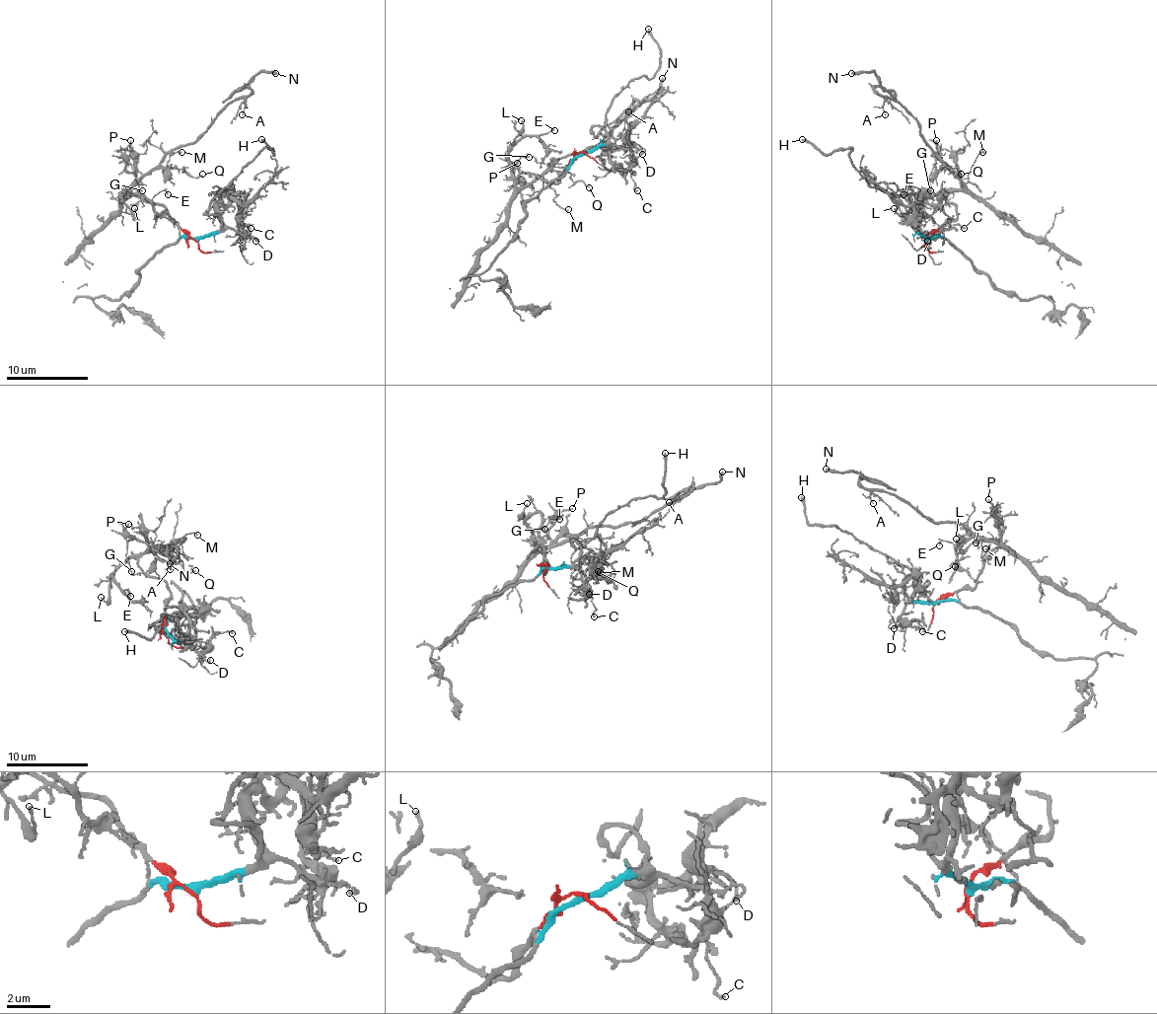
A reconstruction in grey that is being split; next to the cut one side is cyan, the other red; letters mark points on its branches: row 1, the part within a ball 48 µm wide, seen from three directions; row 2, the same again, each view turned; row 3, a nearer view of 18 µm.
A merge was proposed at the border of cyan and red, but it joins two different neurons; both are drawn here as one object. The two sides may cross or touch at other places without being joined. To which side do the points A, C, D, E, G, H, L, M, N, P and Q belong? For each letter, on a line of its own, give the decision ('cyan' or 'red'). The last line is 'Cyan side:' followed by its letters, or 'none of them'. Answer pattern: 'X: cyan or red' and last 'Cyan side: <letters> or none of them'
A: red
C: cyan
D: cyan
E: red
G: red
H: cyan
L: red
M: red
N: red
P: red
Q: red
Cyan side: C, D, H

